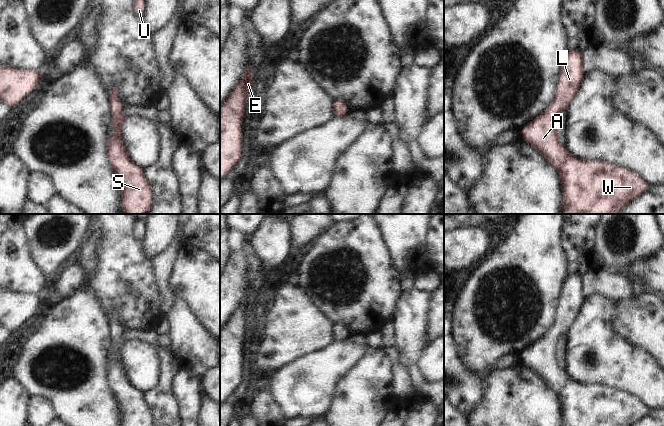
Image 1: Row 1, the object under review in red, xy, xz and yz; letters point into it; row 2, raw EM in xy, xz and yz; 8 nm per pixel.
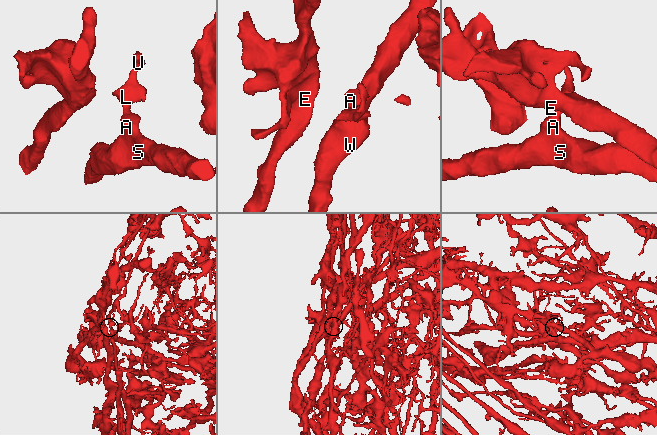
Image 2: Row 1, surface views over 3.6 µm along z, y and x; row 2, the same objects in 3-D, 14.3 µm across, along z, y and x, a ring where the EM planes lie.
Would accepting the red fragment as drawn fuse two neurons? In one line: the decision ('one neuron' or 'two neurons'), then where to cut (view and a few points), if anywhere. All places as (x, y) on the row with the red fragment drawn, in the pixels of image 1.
one neuron; no cut

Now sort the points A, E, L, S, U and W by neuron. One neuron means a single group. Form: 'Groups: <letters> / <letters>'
Groups: A E L S U W

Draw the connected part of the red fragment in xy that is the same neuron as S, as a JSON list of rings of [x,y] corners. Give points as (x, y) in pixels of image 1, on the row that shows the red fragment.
[[[112,89],[109,94],[109,107],[111,110],[111,122],[109,126],[114,128],[112,137],[107,138],[107,158],[113,168],[122,189],[121,196],[121,213],[122,214],[148,214],[153,203],[153,193],[150,183],[146,180],[143,168],[135,164],[125,151],[121,127],[123,122],[128,118],[122,114],[124,105],[118,98],[118,90]]]

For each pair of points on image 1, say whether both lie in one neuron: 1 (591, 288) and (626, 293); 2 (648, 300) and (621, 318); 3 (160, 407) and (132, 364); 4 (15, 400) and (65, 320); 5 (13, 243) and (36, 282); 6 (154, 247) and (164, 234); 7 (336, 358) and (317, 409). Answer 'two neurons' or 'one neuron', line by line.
1: one neuron
2: one neuron
3: two neurons
4: two neurons
5: one neuron
6: one neuron
7: one neuron

